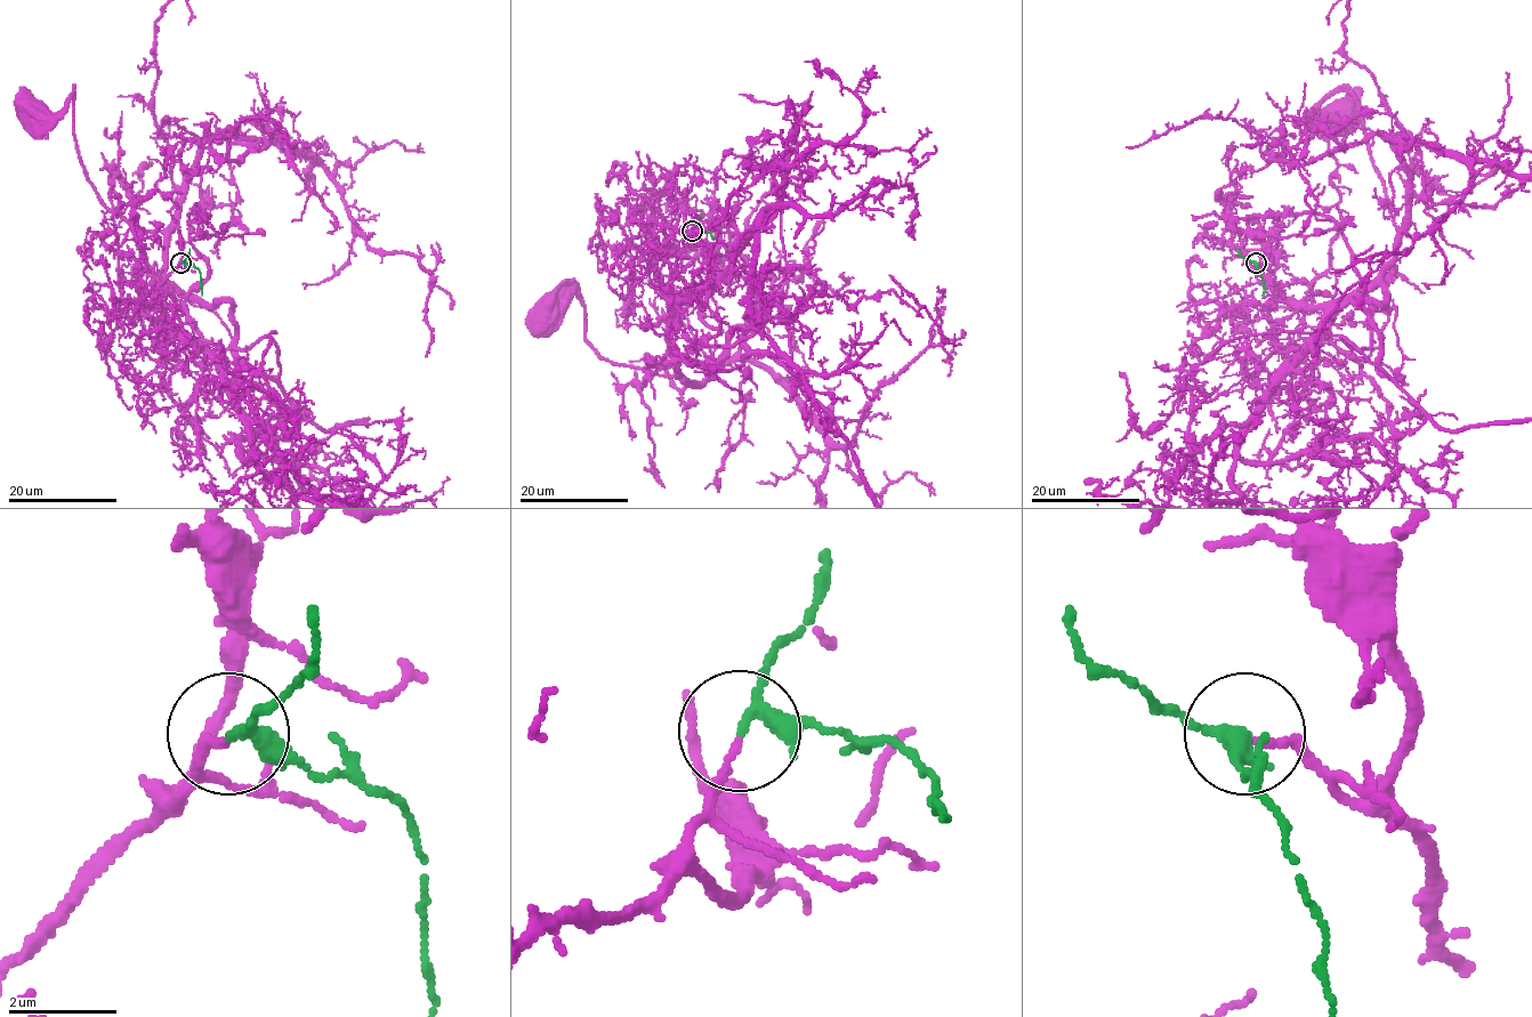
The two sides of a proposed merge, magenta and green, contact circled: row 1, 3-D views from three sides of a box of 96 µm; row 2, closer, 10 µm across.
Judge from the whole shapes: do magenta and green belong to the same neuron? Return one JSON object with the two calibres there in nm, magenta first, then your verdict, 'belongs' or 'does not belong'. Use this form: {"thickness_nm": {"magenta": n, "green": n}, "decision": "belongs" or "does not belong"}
{"thickness_nm": {"magenta": 130, "green": 240}, "decision": "belongs"}

